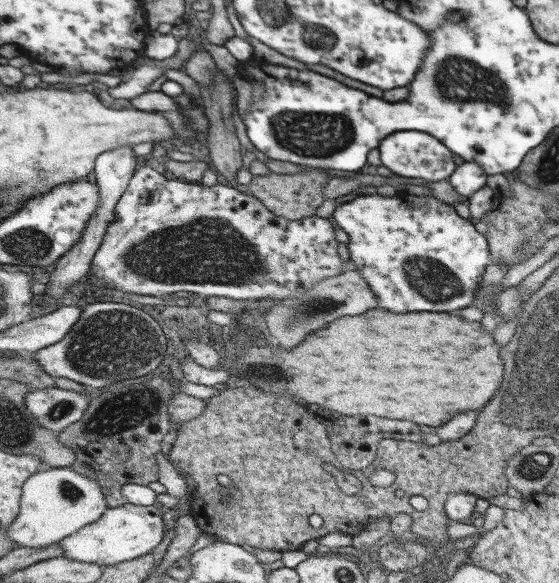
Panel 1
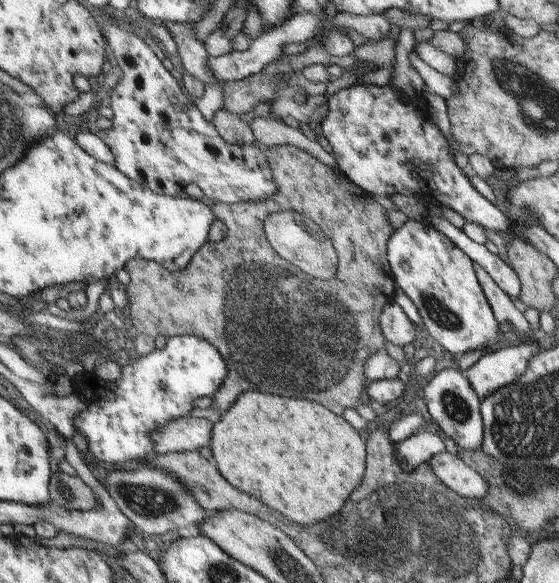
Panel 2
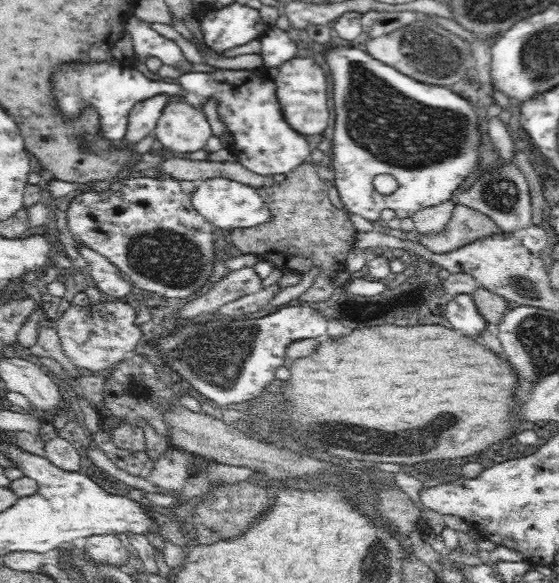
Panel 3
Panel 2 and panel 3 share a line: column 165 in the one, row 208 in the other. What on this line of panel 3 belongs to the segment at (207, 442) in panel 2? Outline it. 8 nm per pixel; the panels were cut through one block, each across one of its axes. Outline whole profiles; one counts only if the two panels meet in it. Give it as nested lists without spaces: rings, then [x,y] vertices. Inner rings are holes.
[[[452,201],[444,202],[439,206],[432,206],[425,210],[420,210],[420,213],[414,214],[412,224],[416,234],[421,238],[432,238],[440,232],[444,232],[453,216],[455,204]]]

